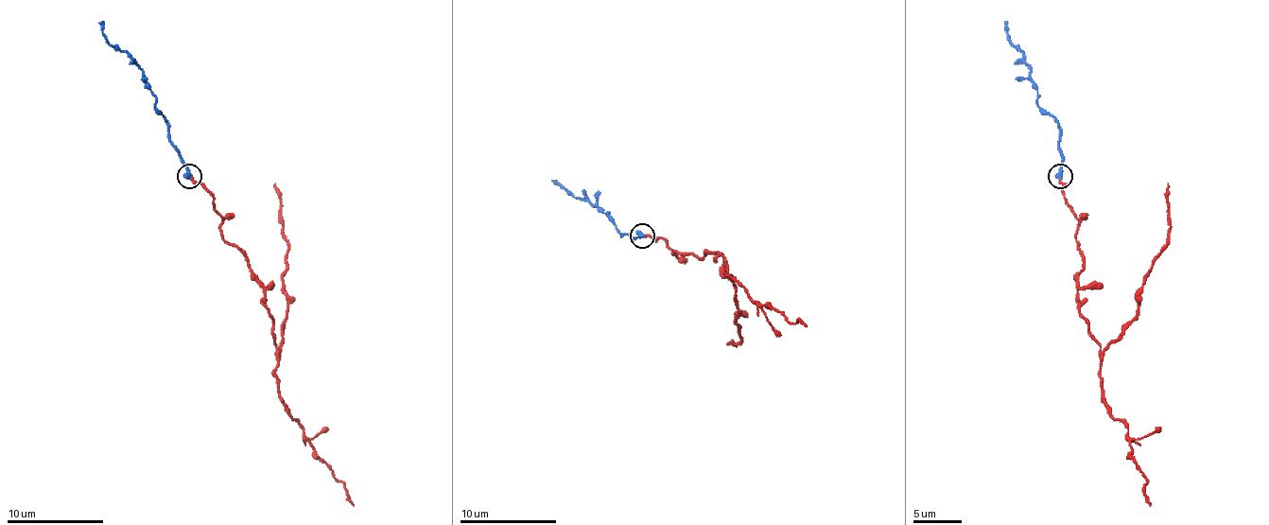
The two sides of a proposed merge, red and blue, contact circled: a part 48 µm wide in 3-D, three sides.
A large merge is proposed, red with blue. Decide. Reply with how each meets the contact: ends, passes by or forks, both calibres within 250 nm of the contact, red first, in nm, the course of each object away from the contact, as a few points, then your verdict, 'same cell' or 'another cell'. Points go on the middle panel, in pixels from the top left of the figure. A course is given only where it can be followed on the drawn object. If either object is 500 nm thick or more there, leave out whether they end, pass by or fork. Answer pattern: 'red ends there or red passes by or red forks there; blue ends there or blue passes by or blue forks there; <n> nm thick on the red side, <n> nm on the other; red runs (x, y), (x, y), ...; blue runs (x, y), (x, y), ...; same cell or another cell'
red ends there; blue ends there; 190 nm thick on the red side, 440 nm on the other; red runs (643, 235), (662, 237), (674, 254), (720, 254), (727, 276), (756, 303), (807, 327); blue runs (643, 235), (633, 237), (621, 235), (609, 214), (551, 180); same cell

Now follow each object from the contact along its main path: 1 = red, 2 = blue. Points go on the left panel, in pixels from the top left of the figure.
1: (190, 177), (209, 193), (221, 236), (243, 253), (265, 292), (277, 348), (279, 399), (354, 505)
2: (190, 177), (170, 140), (168, 123), (144, 70), (105, 39), (98, 22)

